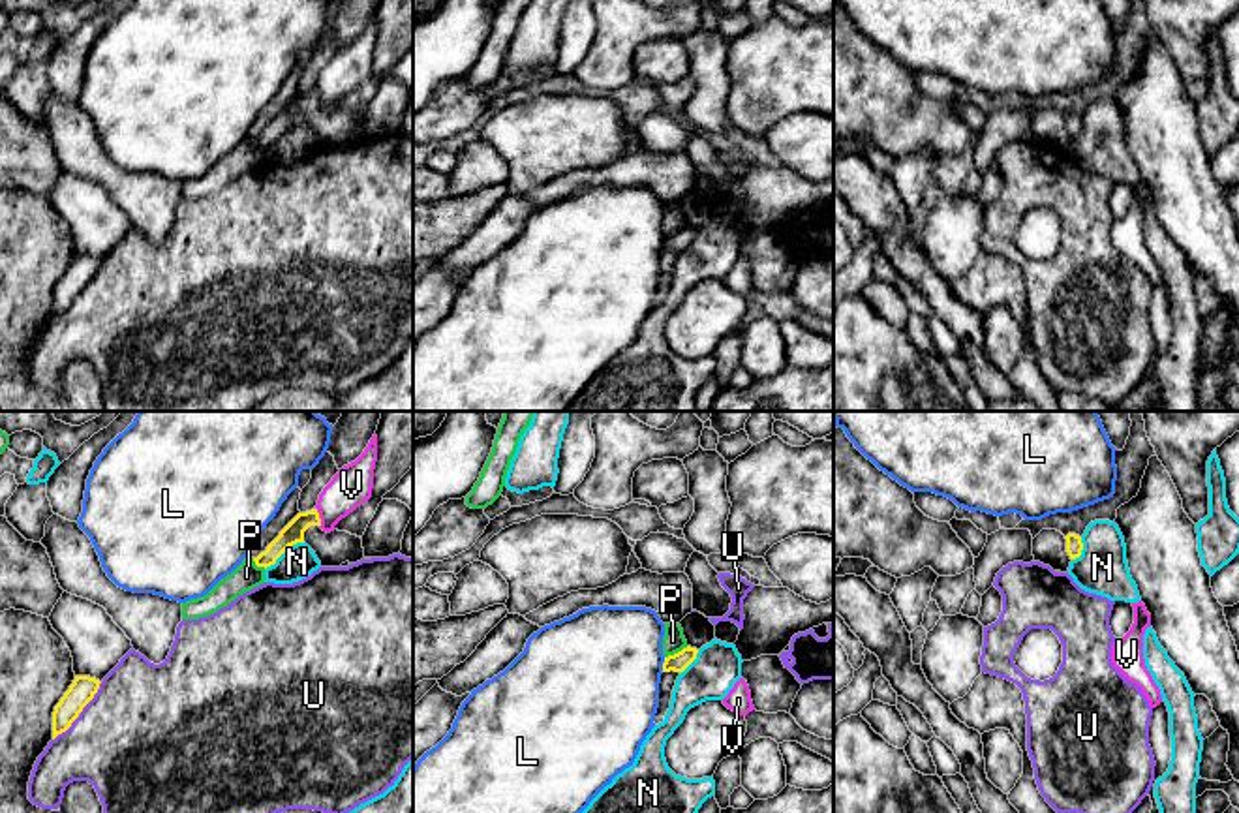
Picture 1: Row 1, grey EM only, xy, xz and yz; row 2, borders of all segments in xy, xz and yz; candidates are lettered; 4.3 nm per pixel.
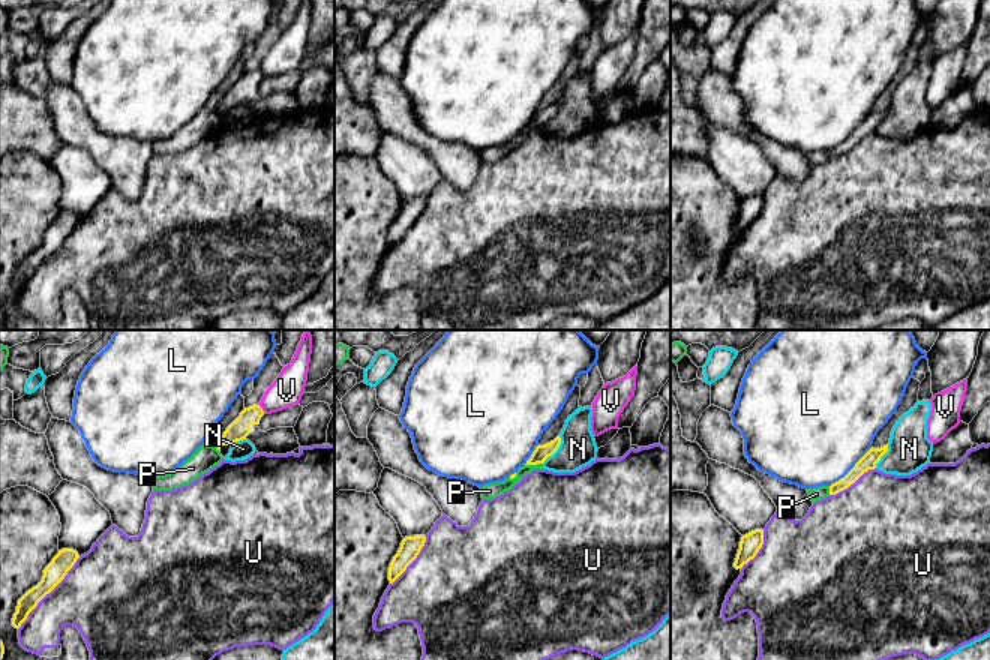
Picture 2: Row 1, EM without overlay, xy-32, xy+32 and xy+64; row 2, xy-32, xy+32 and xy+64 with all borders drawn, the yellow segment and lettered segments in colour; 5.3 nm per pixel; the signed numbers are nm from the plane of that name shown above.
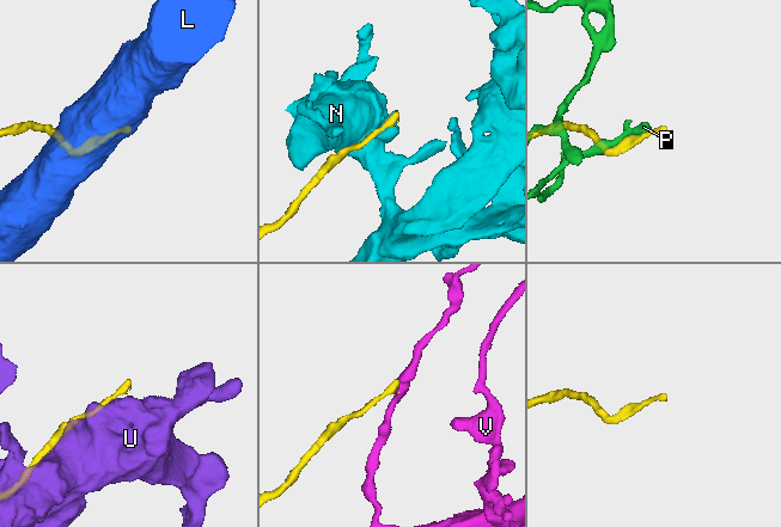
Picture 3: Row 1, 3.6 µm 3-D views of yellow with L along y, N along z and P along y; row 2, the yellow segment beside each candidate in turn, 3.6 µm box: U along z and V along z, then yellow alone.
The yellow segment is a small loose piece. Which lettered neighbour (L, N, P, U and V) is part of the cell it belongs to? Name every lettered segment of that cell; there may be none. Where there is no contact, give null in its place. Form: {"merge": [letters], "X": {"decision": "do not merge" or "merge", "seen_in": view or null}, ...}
{"merge": [], "L": {"decision": "do not merge", "seen_in": "xz"}, "N": {"decision": "do not merge", "seen_in": "xy"}, "P": {"decision": "do not merge", "seen_in": "xz"}, "U": {"decision": "do not merge", "seen_in": "xy"}, "V": {"decision": "do not merge", "seen_in": "xy"}}

